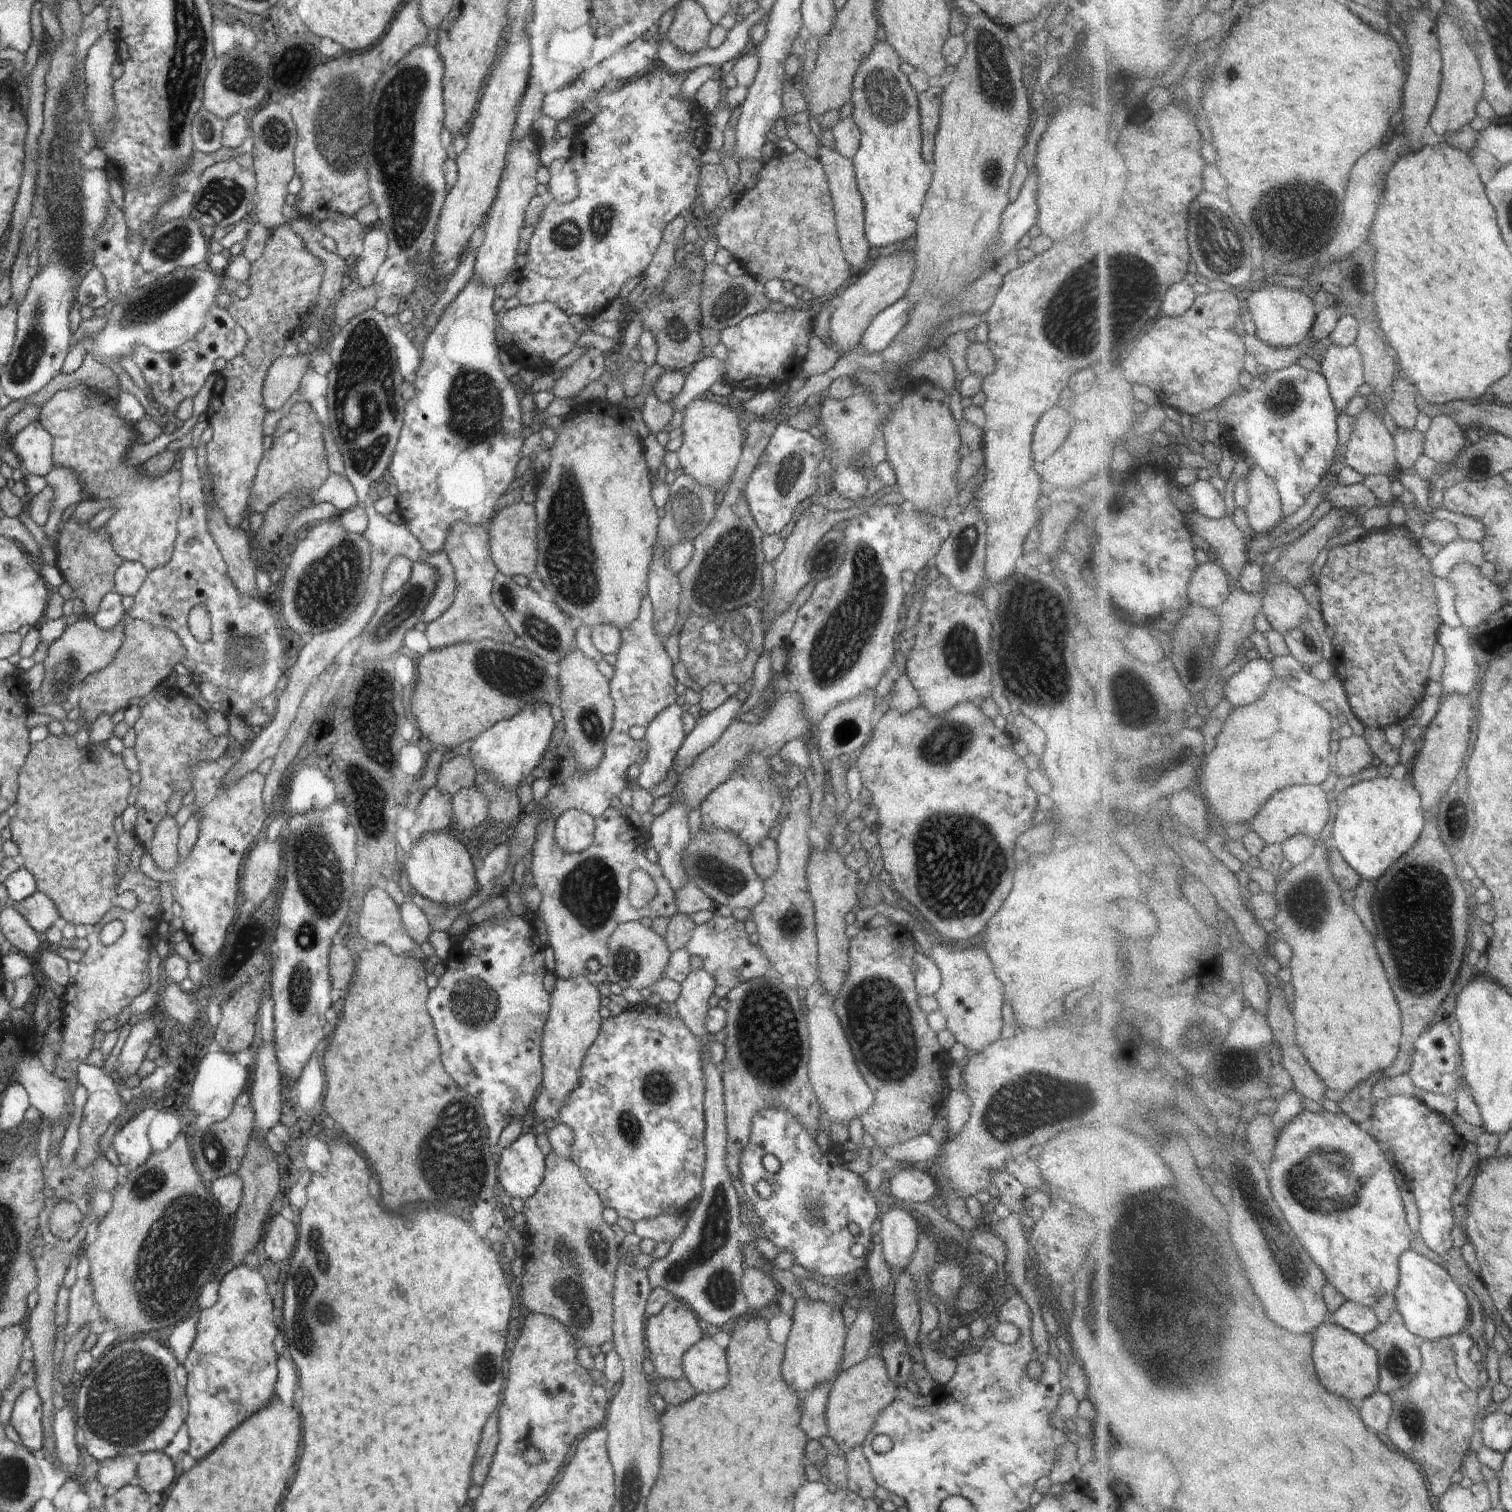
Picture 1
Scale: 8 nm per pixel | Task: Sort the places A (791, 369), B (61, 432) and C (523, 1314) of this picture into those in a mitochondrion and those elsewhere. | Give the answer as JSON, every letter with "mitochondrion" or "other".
{"A":"other","B":"other","C":"other"}

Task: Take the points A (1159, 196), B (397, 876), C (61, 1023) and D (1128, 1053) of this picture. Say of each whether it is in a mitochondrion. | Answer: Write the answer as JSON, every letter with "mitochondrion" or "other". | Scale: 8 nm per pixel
{"A":"other","B":"other","C":"other","D":"other"}

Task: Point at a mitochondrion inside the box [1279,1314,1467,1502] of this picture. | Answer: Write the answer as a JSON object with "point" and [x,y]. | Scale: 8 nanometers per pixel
{"point":[1414,1420]}

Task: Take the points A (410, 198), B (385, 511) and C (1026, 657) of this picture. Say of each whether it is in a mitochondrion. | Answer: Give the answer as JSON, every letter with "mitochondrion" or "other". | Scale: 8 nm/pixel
{"A":"mitochondrion","B":"other","C":"mitochondrion"}

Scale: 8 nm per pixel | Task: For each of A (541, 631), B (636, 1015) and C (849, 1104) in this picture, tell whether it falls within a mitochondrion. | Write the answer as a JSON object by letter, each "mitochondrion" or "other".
{"A":"mitochondrion","B":"other","C":"other"}

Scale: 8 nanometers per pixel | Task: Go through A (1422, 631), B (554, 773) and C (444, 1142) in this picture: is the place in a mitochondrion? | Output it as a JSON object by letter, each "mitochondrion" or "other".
{"A":"other","B":"other","C":"mitochondrion"}

